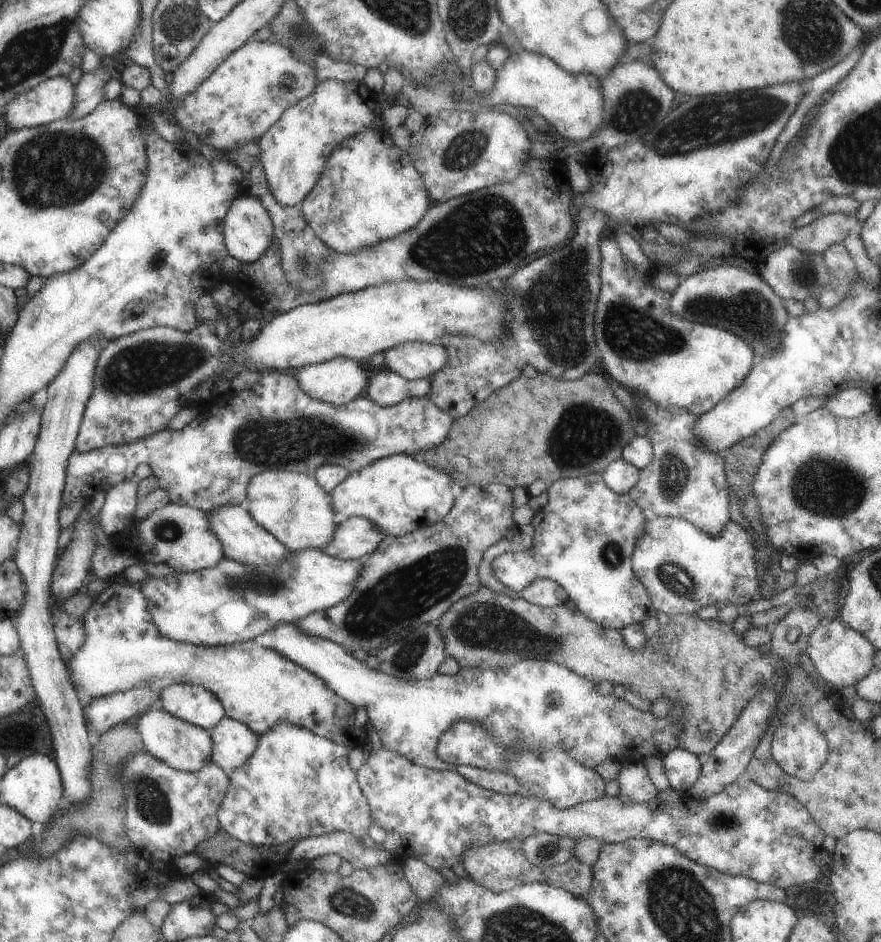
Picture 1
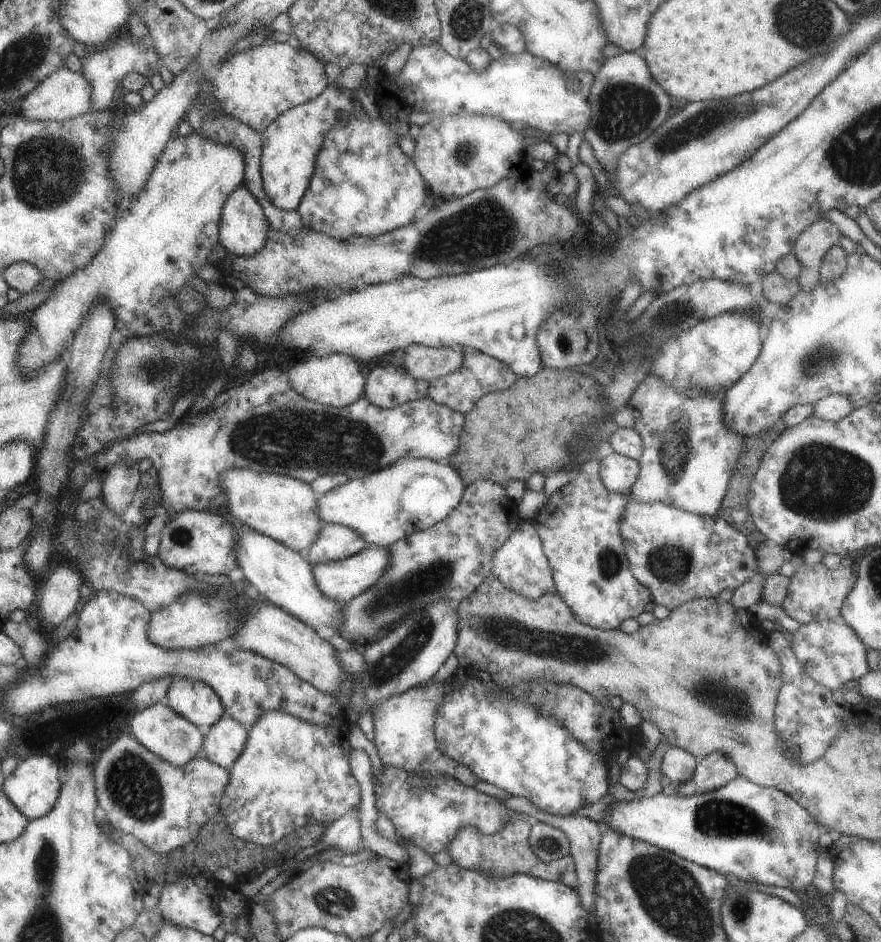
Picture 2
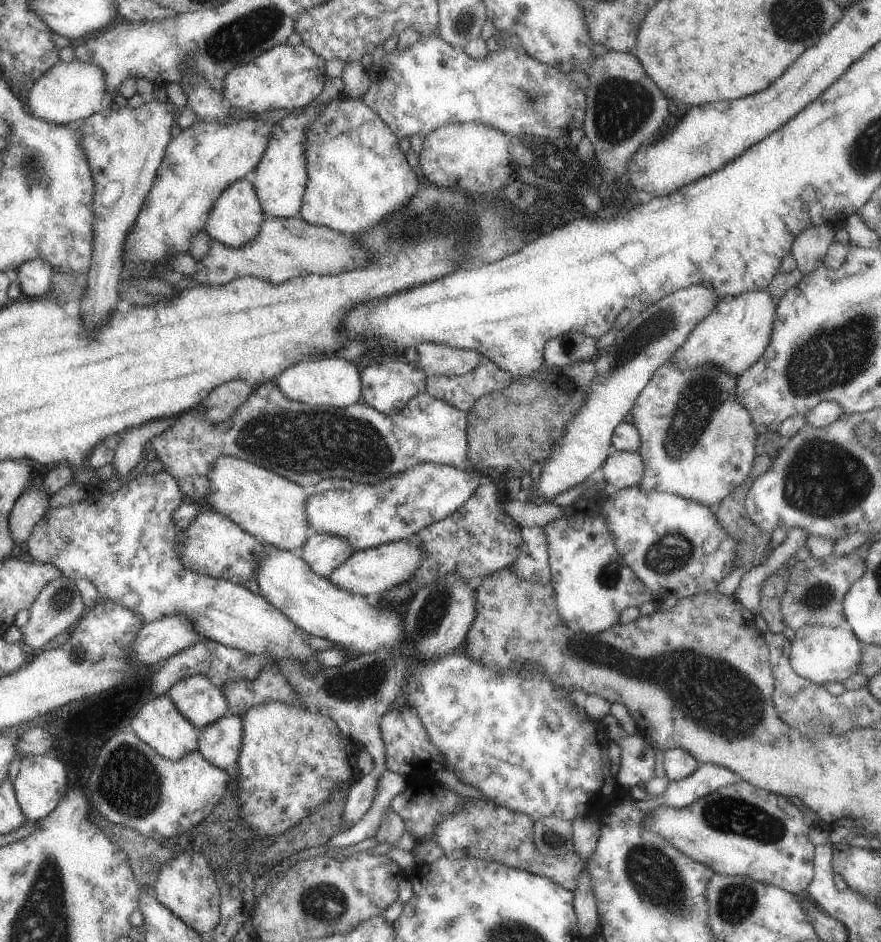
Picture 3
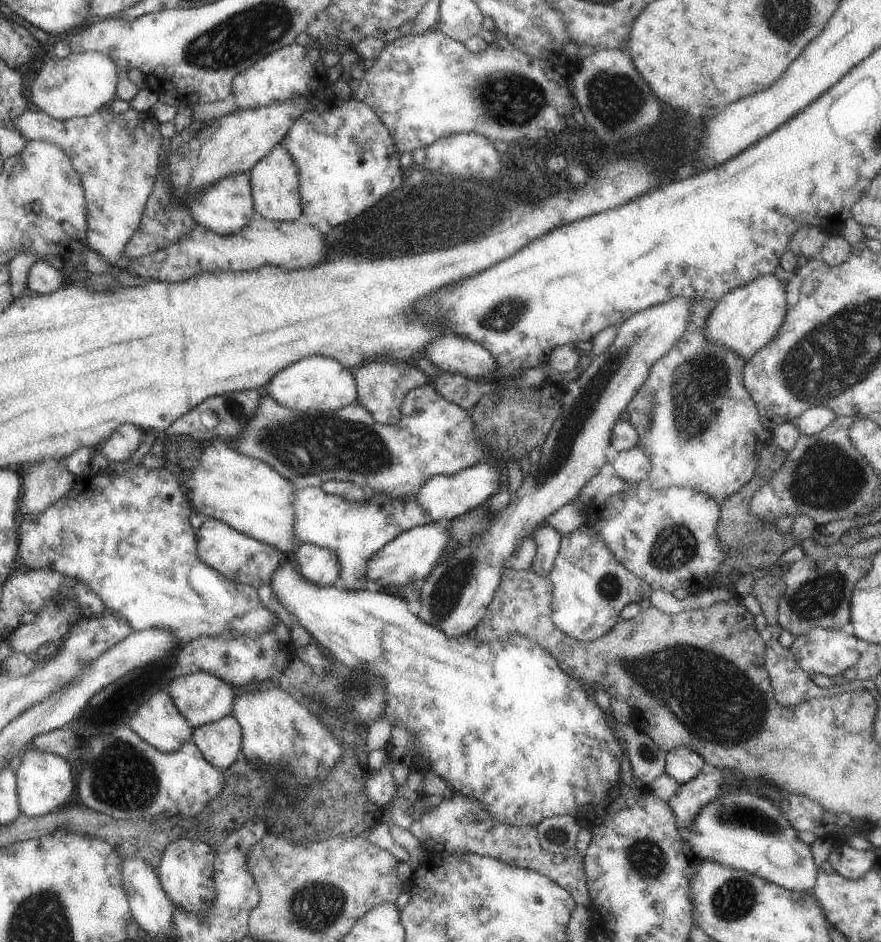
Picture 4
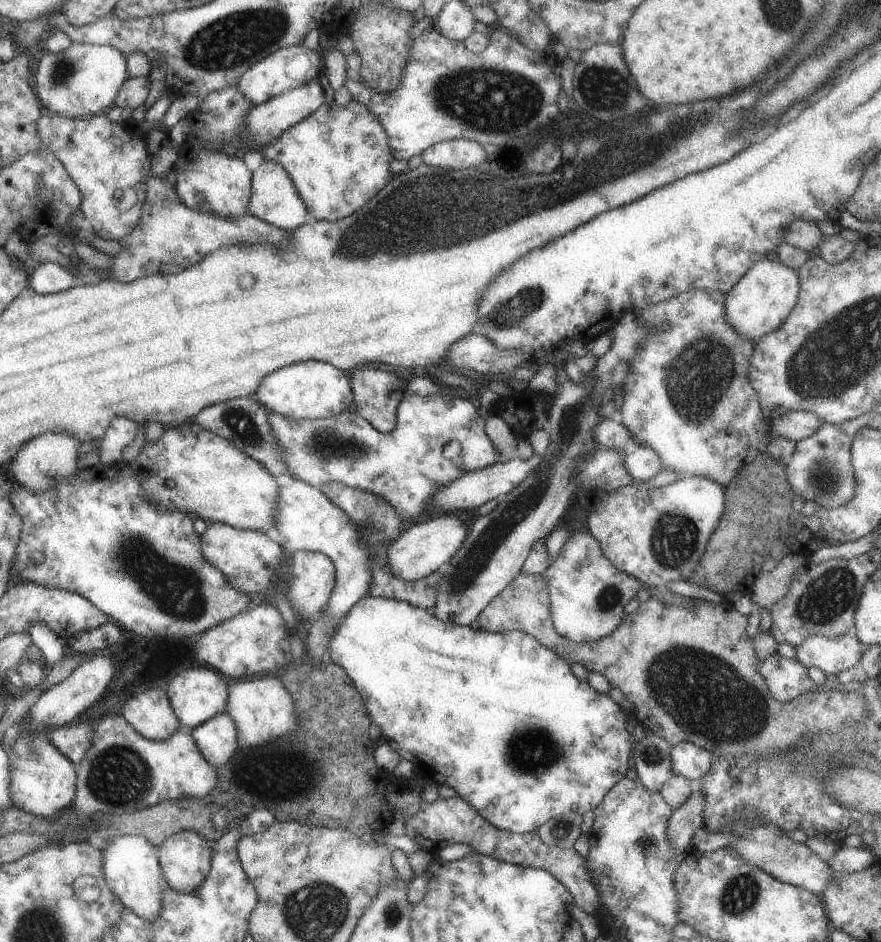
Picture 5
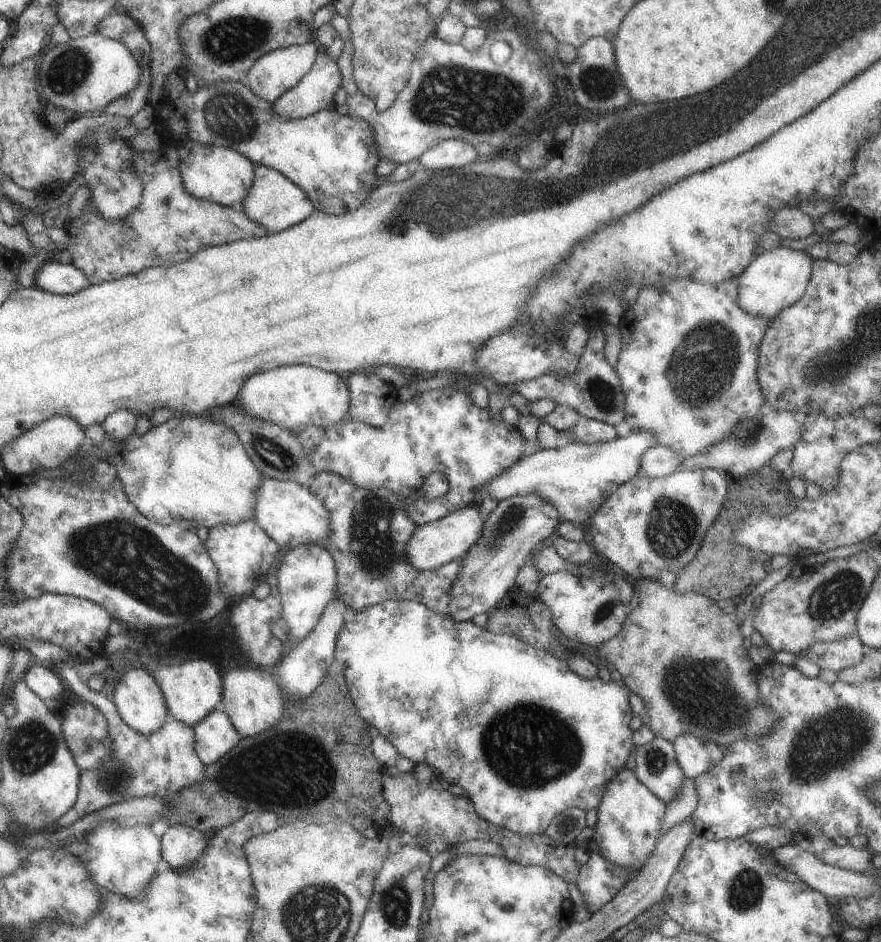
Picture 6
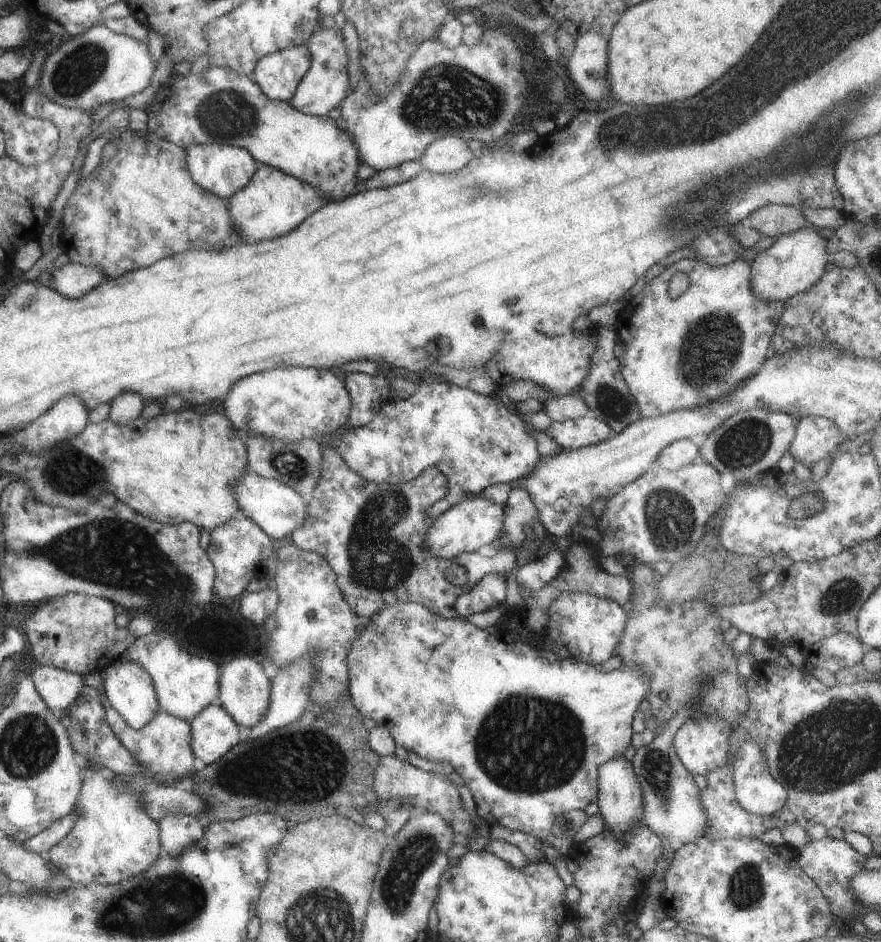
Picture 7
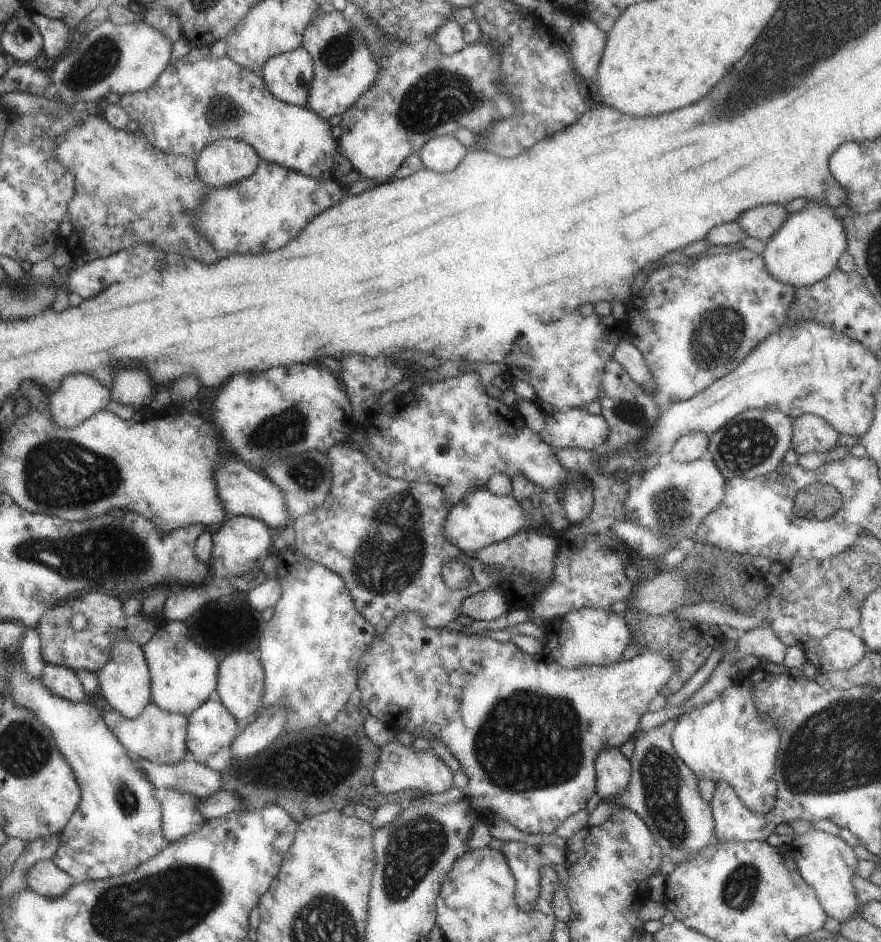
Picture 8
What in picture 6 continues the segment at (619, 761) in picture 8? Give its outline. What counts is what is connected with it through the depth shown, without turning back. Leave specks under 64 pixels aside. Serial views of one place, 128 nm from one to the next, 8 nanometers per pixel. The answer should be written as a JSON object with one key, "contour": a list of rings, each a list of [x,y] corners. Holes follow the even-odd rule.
{"contour":[[[623,767],[605,784],[605,792],[596,806],[596,822],[589,841],[594,847],[590,850],[597,852],[606,862],[627,868],[631,877],[635,876],[655,848],[665,807],[664,802],[655,798],[636,779],[633,771]]]}

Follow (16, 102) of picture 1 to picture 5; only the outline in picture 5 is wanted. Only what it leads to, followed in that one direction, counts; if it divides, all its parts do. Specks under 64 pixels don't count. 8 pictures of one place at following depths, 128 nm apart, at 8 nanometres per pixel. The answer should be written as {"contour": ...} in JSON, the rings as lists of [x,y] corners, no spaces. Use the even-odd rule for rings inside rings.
{"contour":[[[71,42],[63,52],[45,52],[35,68],[35,96],[42,109],[65,118],[85,118],[103,113],[113,104],[119,87],[127,80],[126,58],[107,45]]]}

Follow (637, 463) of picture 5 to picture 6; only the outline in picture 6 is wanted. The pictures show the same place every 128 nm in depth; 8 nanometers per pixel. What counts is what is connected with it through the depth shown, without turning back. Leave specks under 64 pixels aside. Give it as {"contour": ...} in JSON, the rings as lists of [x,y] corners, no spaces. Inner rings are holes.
{"contour":[[[653,445],[639,456],[637,472],[647,478],[659,478],[671,474],[684,458],[667,446]]]}

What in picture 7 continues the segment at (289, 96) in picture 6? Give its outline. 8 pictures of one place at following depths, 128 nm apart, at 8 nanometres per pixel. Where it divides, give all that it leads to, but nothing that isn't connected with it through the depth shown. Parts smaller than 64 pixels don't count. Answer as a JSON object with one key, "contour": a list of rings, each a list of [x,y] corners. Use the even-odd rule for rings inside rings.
{"contour":[[[339,23],[331,28],[320,28],[304,42],[310,54],[310,65],[303,78],[297,84],[293,96],[289,98],[288,105],[293,110],[303,114],[323,116],[331,108],[340,106],[340,102],[347,96],[349,90],[349,74],[347,74],[347,52],[343,46],[343,39]]]}

